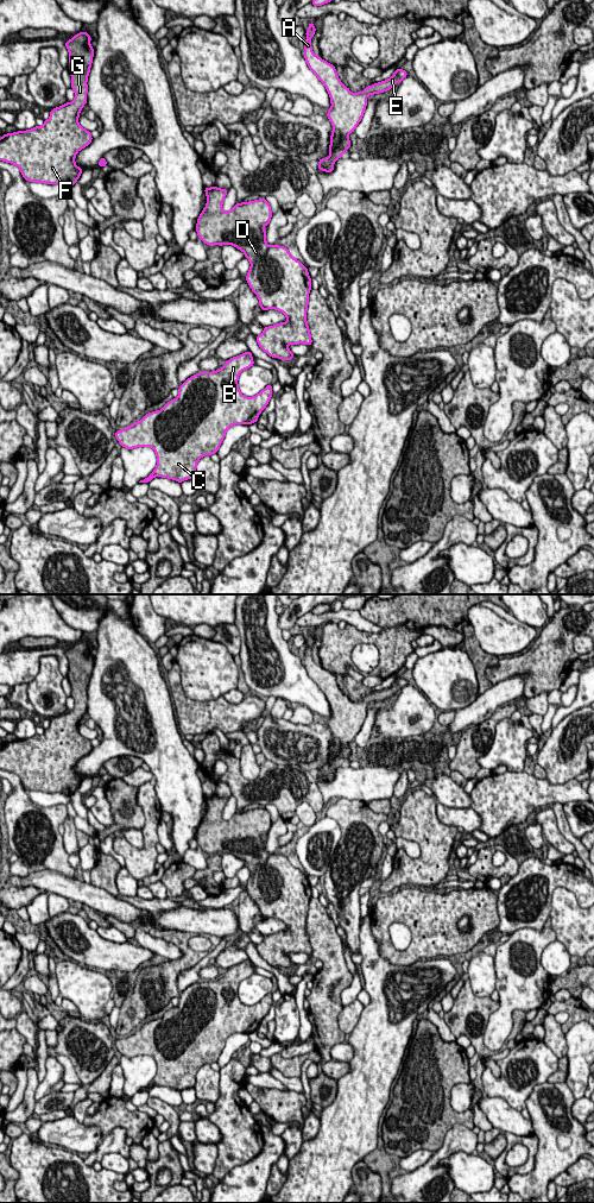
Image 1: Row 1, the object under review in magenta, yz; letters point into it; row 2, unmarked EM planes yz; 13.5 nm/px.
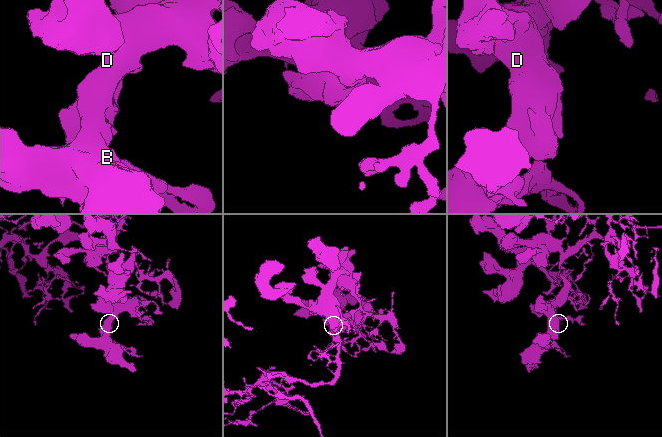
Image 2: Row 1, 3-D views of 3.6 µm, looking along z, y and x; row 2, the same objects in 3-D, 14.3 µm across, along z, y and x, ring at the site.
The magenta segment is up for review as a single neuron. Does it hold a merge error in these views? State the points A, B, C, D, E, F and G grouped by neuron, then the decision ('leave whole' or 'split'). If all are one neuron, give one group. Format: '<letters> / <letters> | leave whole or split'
A B C D E F G | leave whole

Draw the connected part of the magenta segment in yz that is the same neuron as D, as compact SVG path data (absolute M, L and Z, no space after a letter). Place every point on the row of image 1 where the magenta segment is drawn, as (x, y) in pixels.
M216 185L204 188L207 204L197 219L196 232L203 244L209 245L233 245L245 253L251 263L246 276L249 288L259 298L263 310L276 309L282 311L287 321L274 326L263 327L264 332L257 335L259 347L272 358L291 360L295 354L289 349L289 345L312 344L310 329L307 322L307 310L309 292L311 290L311 278L308 269L295 259L284 246L266 243L266 231L264 227L270 223L272 218L271 206L265 199L249 202L236 203L229 212L222 209L227 189Z

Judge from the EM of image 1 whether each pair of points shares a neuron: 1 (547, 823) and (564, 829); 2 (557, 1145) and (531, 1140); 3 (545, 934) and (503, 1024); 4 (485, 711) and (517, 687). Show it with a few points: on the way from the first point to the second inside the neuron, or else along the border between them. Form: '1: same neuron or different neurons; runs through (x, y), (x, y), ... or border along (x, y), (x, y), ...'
1: different neurons; border along (551, 807), (557, 830), (574, 849)
2: different neurons; border along (534, 1131), (537, 1138), (537, 1153), (532, 1169)
3: same neuron; runs through (517, 940), (509, 946), (509, 995)
4: same neuron; runs through (493, 703), (504, 692), (509, 691)

